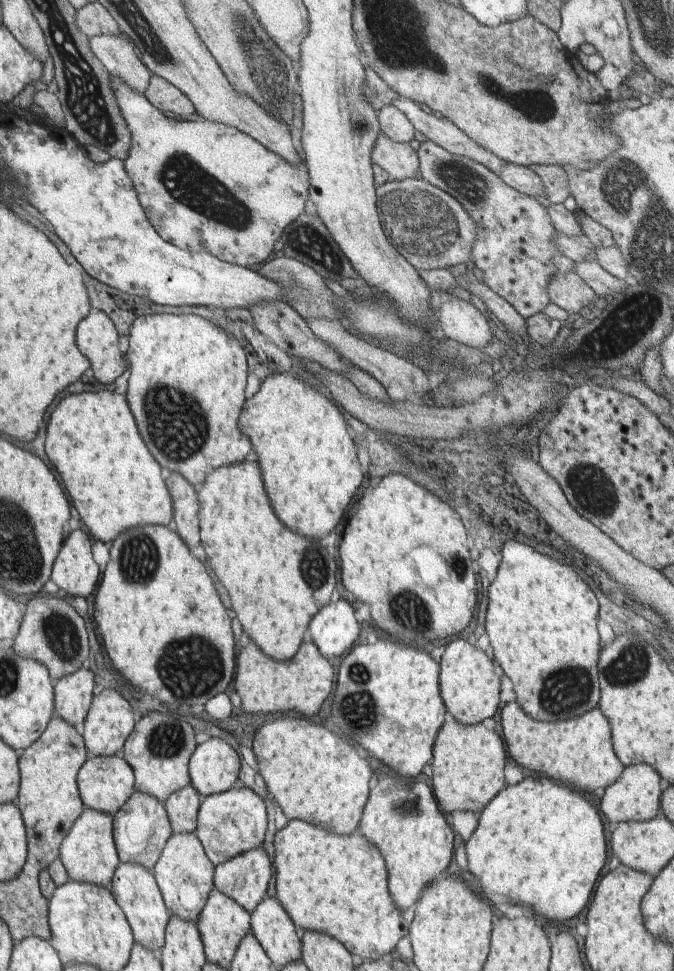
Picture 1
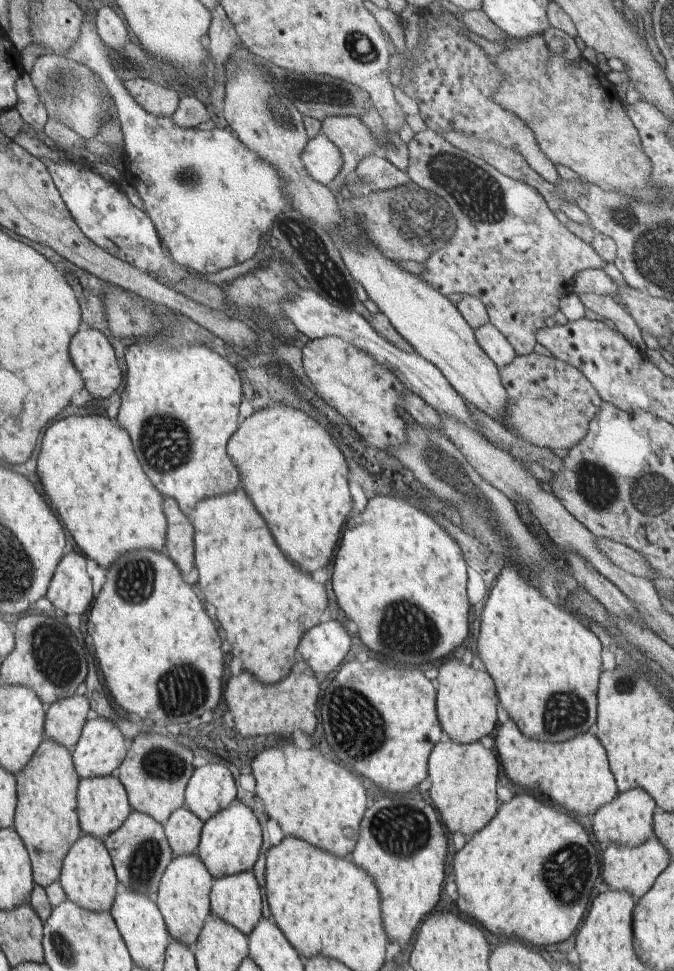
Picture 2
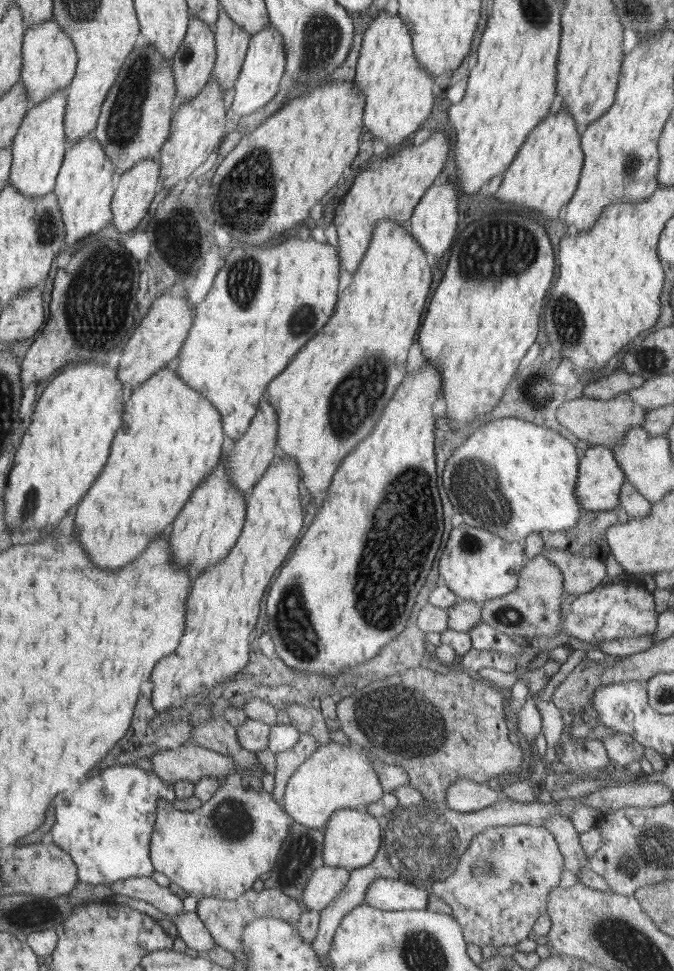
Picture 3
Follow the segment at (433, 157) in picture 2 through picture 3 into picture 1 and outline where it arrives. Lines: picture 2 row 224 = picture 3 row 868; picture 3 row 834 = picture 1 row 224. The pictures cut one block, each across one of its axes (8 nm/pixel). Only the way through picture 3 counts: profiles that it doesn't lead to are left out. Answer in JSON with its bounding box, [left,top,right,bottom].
[417,142,562,319]

